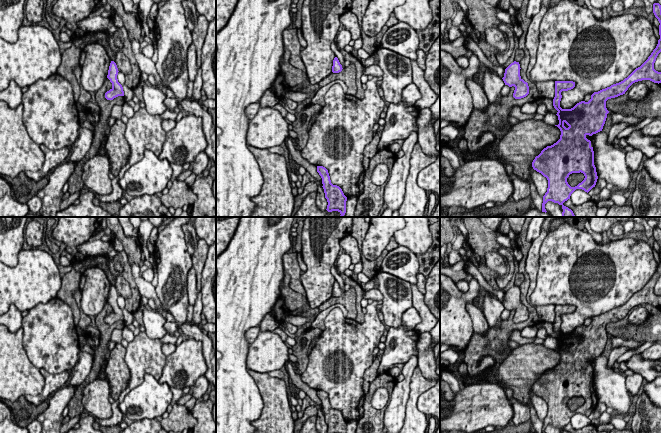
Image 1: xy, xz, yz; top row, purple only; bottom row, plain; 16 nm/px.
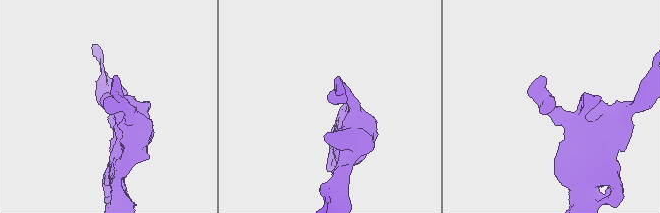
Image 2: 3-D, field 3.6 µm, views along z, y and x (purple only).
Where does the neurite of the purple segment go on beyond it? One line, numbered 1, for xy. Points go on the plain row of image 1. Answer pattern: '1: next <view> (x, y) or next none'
1: next none

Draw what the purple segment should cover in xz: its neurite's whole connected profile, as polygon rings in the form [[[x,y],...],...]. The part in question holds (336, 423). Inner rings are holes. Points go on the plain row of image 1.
[[[317,390],[317,396],[322,402],[322,411],[328,426],[327,433],[346,433],[347,421],[339,410],[331,407],[328,394],[323,390]]]

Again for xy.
[[[111,285],[107,302],[112,307],[112,312],[105,317],[105,322],[107,324],[113,324],[118,320],[124,320],[124,315],[122,309],[118,306],[117,299],[118,299],[118,292],[114,285]]]

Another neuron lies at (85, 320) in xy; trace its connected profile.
[[[76,291],[74,293],[74,298],[76,300],[77,306],[80,310],[80,319],[78,322],[77,327],[79,327],[82,330],[82,334],[79,336],[79,344],[81,345],[80,351],[90,353],[94,357],[95,350],[93,350],[88,344],[87,344],[87,338],[90,336],[86,328],[90,325],[91,323],[91,318],[90,316],[86,315],[82,309],[81,309],[81,292]]]

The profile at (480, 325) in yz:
[[[467,303],[466,310],[471,317],[473,333],[486,335],[489,326],[483,311],[481,311],[474,303]]]

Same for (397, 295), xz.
[[[380,272],[377,278],[383,294],[383,323],[398,328],[402,324],[403,313],[413,307],[411,284],[386,272]]]

